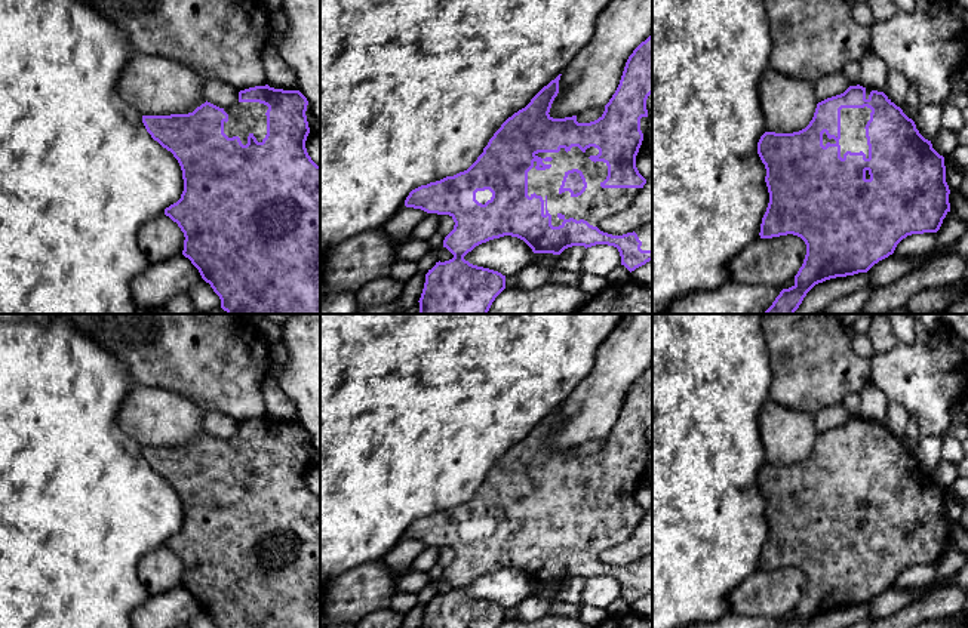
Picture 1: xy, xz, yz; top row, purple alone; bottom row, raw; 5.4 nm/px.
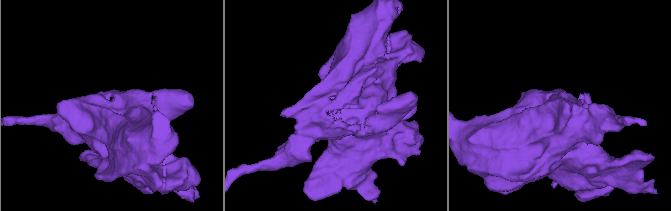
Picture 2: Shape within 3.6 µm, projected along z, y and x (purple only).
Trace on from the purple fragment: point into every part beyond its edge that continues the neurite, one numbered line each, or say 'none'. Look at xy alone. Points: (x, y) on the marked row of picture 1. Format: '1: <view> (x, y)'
1: xy (245, 117)

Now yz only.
1: yz (853, 120)

